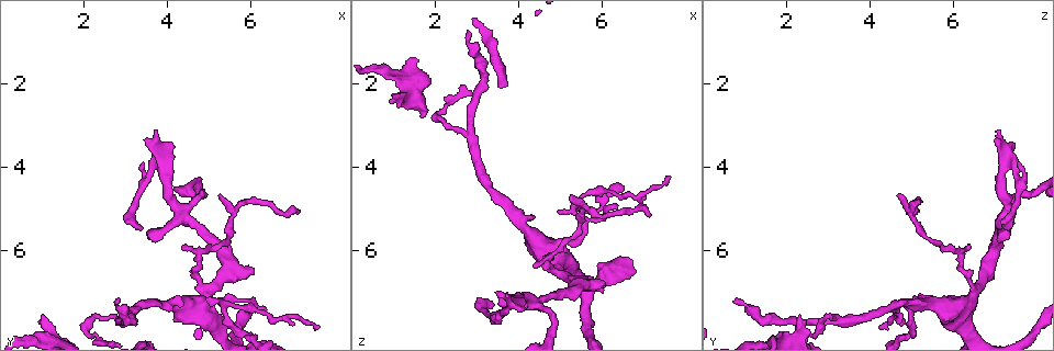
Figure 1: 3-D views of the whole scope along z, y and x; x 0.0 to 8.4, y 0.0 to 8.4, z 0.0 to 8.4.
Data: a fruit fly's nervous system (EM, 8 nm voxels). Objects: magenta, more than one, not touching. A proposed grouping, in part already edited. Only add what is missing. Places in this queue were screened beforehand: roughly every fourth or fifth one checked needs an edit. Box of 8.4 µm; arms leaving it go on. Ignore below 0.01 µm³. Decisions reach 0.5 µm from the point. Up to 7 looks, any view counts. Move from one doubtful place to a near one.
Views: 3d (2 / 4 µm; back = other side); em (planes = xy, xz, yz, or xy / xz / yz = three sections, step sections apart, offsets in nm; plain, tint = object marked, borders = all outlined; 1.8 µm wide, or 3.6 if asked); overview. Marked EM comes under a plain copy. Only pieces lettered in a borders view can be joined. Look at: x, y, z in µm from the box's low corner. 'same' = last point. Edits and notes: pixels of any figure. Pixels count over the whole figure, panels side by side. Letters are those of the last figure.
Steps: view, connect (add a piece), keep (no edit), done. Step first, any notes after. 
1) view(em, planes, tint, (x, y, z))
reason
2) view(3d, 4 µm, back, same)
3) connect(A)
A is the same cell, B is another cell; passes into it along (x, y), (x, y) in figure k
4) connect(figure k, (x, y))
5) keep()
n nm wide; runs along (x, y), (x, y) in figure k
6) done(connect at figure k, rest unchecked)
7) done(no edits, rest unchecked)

view(em, planes, borders, (1.00, 7.60, 2.30))
free end

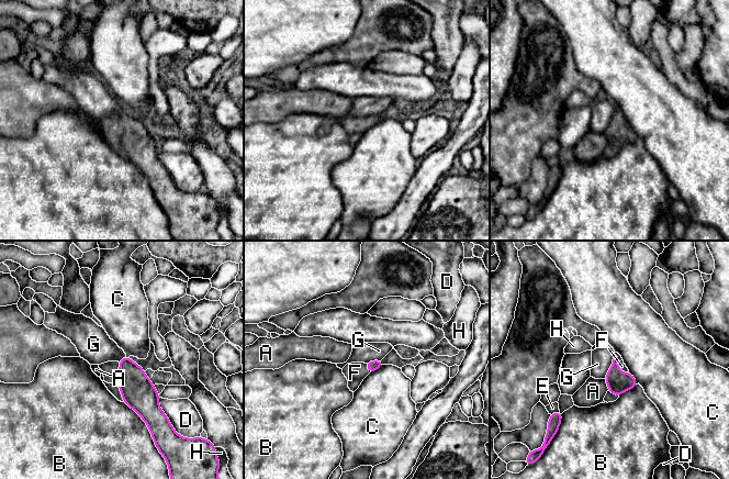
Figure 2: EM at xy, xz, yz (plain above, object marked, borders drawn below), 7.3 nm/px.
connect(F)
B touches over 320 nm; F is the same cell, A, B, C, D, E, G and H are other cells; passes into it along (617, 381), (617, 366), (621, 366) in figure 2; the neuron continues

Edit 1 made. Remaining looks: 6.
view(overview)

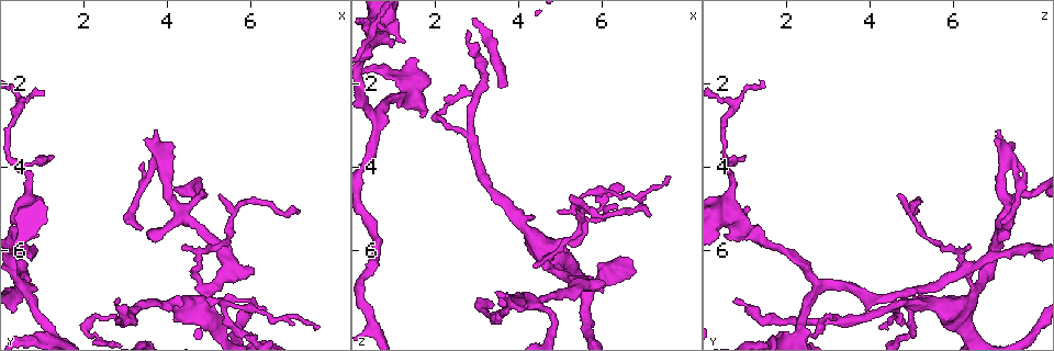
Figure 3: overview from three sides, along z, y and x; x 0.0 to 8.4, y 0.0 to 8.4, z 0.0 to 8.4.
view(3d, 2 µm, (0.65, 4.05, 0.65))
narrows sharply

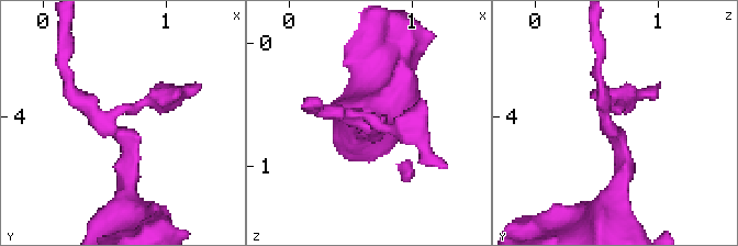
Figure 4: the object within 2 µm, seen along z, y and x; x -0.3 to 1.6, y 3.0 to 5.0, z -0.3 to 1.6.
view(em, 3.6 µm, yz, step 4, borders, same)
need the tissue

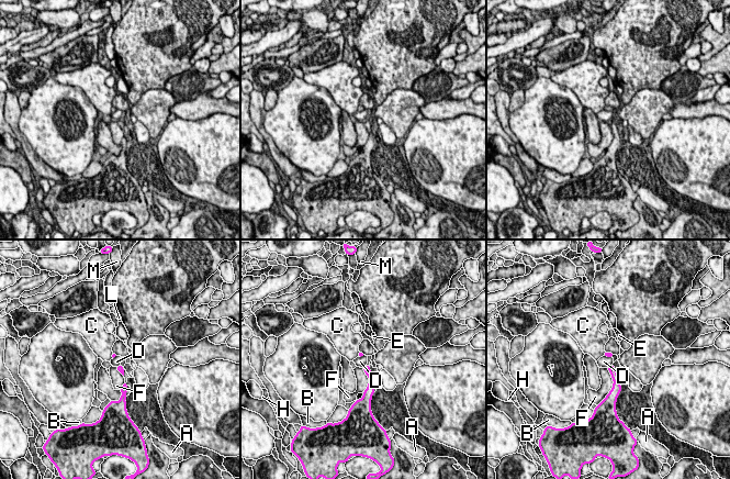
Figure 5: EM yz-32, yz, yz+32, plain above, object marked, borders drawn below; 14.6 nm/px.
keep()
A, B, C, D, E, F, H, L and M are other cells; none of them fits

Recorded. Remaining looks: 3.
view(em, planes, borders, (2.80, 7.20, 0.75))
end of a long branch

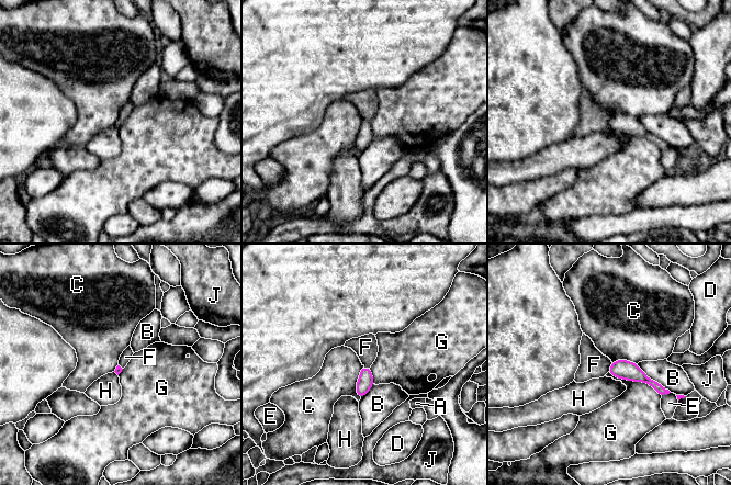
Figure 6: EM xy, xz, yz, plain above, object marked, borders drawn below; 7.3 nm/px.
keep()
A, B, C, D, E, F, G, H and J are other cells; runs along (611, 370), (633, 372), (663, 392) in figure 6; none of them fits

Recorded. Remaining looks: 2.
done(connect at figure 2, rest unchecked)

